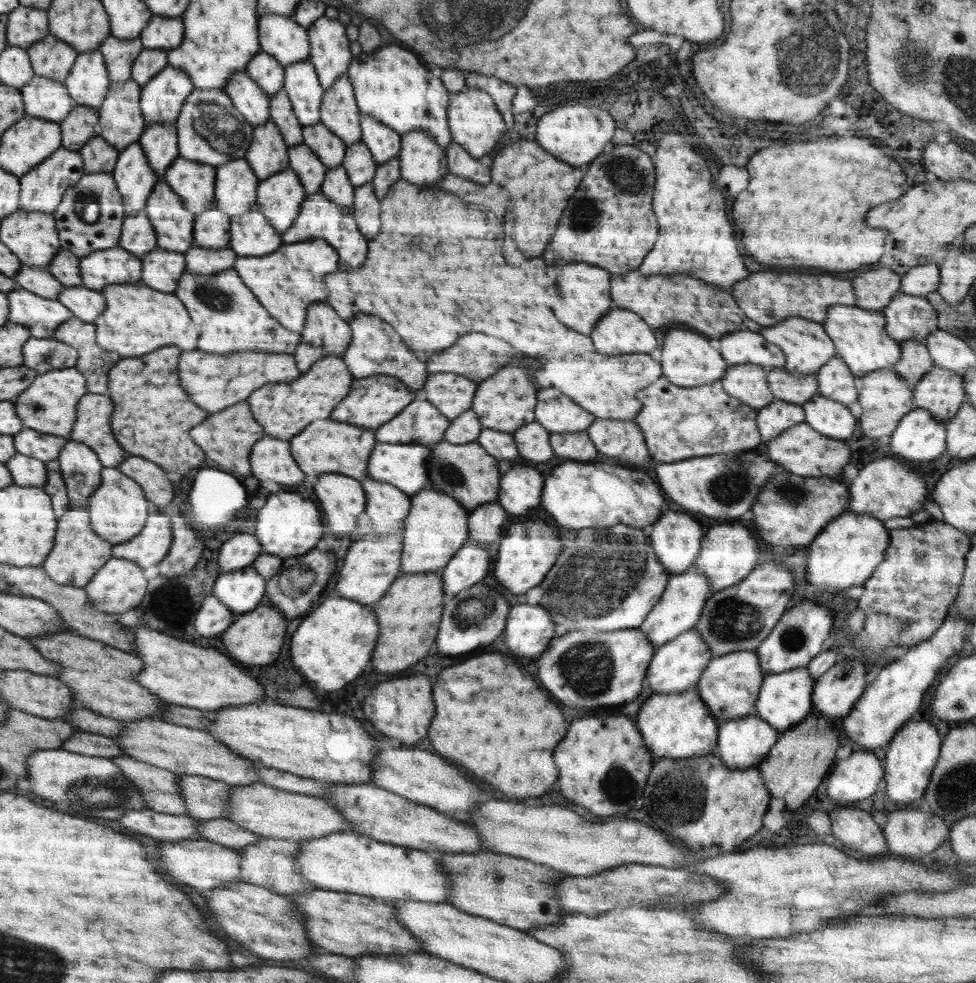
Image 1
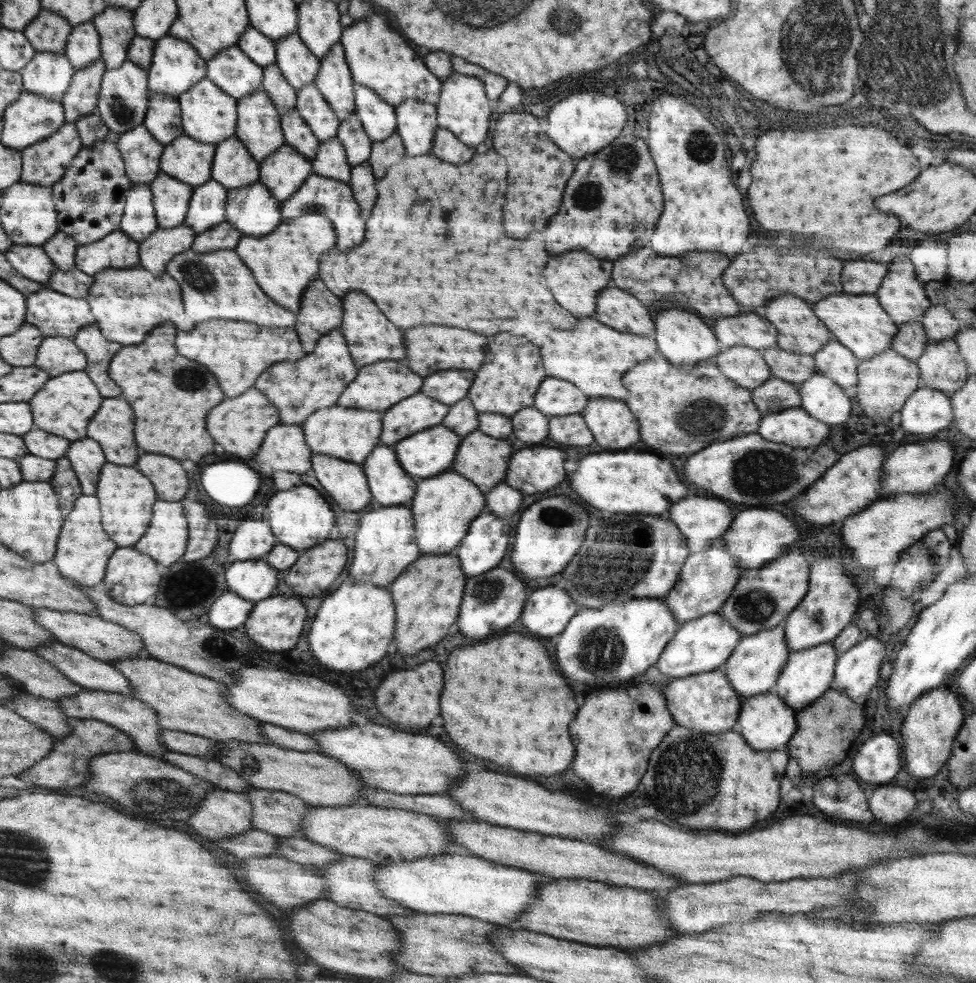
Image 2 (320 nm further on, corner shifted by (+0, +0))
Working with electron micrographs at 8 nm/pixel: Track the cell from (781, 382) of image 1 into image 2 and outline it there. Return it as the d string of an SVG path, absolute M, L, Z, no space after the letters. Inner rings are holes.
M778 345L766 347L763 359L769 366L772 377L780 377L786 382L800 386L812 374L818 372L812 354L802 354L782 350Z

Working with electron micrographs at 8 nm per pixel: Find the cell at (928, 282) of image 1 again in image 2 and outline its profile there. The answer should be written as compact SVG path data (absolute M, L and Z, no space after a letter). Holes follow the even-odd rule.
M932 238L926 242L920 242L912 252L912 264L917 272L917 279L923 283L940 280L948 274L948 258L946 258L946 244L934 242Z

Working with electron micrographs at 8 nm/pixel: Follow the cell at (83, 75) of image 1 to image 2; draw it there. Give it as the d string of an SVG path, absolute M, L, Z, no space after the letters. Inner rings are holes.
M93 21L73 28L65 50L65 56L75 70L82 70L101 59L101 38Z

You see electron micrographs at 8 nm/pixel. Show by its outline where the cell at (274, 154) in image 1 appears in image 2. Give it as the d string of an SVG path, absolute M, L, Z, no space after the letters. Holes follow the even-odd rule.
M261 88L237 103L236 136L259 161L285 143L281 114Z

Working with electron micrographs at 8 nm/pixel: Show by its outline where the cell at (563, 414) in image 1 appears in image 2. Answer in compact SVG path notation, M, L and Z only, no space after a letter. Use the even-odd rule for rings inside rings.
M548 377L538 388L534 406L546 416L581 414L589 396L570 381Z

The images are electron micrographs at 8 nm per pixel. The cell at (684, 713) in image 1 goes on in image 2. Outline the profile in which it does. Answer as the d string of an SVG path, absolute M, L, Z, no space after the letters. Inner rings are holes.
M722 667L710 672L675 678L663 688L663 693L675 724L701 733L721 733L734 729L743 701L733 689Z

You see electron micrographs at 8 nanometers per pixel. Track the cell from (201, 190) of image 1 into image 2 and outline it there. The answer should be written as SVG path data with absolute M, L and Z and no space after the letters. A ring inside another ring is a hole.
M182 134L166 145L161 155L161 172L194 188L200 187L212 178L216 150L215 144Z

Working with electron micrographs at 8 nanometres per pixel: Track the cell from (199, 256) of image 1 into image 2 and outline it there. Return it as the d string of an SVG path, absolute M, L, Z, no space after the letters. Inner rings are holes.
M224 220L195 236L191 249L194 252L205 253L222 249L234 249L242 234L232 224Z

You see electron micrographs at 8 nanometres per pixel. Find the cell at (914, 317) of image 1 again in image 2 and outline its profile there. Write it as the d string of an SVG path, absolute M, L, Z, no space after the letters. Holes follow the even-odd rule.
M902 254L896 258L888 267L886 276L882 279L882 284L878 287L875 295L880 301L881 307L890 315L890 318L897 324L904 324L911 320L921 322L922 315L927 308L931 307L931 302L925 293L922 281L917 279L915 266L910 262L908 254Z

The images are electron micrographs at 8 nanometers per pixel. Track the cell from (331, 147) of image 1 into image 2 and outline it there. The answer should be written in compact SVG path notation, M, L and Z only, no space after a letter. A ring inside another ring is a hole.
M315 81L309 82L301 89L297 92L295 108L309 124L318 140L326 142L336 137L340 120L332 107L324 100L324 96L318 92Z

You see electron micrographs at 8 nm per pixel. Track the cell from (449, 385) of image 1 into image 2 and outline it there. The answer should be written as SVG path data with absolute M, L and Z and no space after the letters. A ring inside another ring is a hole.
M444 370L426 376L426 396L434 396L442 404L451 405L462 400L468 394L468 388L474 380L474 372L470 370Z

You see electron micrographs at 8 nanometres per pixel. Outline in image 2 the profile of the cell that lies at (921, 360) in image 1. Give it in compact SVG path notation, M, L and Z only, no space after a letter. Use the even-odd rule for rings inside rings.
M911 320L898 325L898 332L892 340L891 348L898 354L915 361L925 351L929 341L924 325Z

